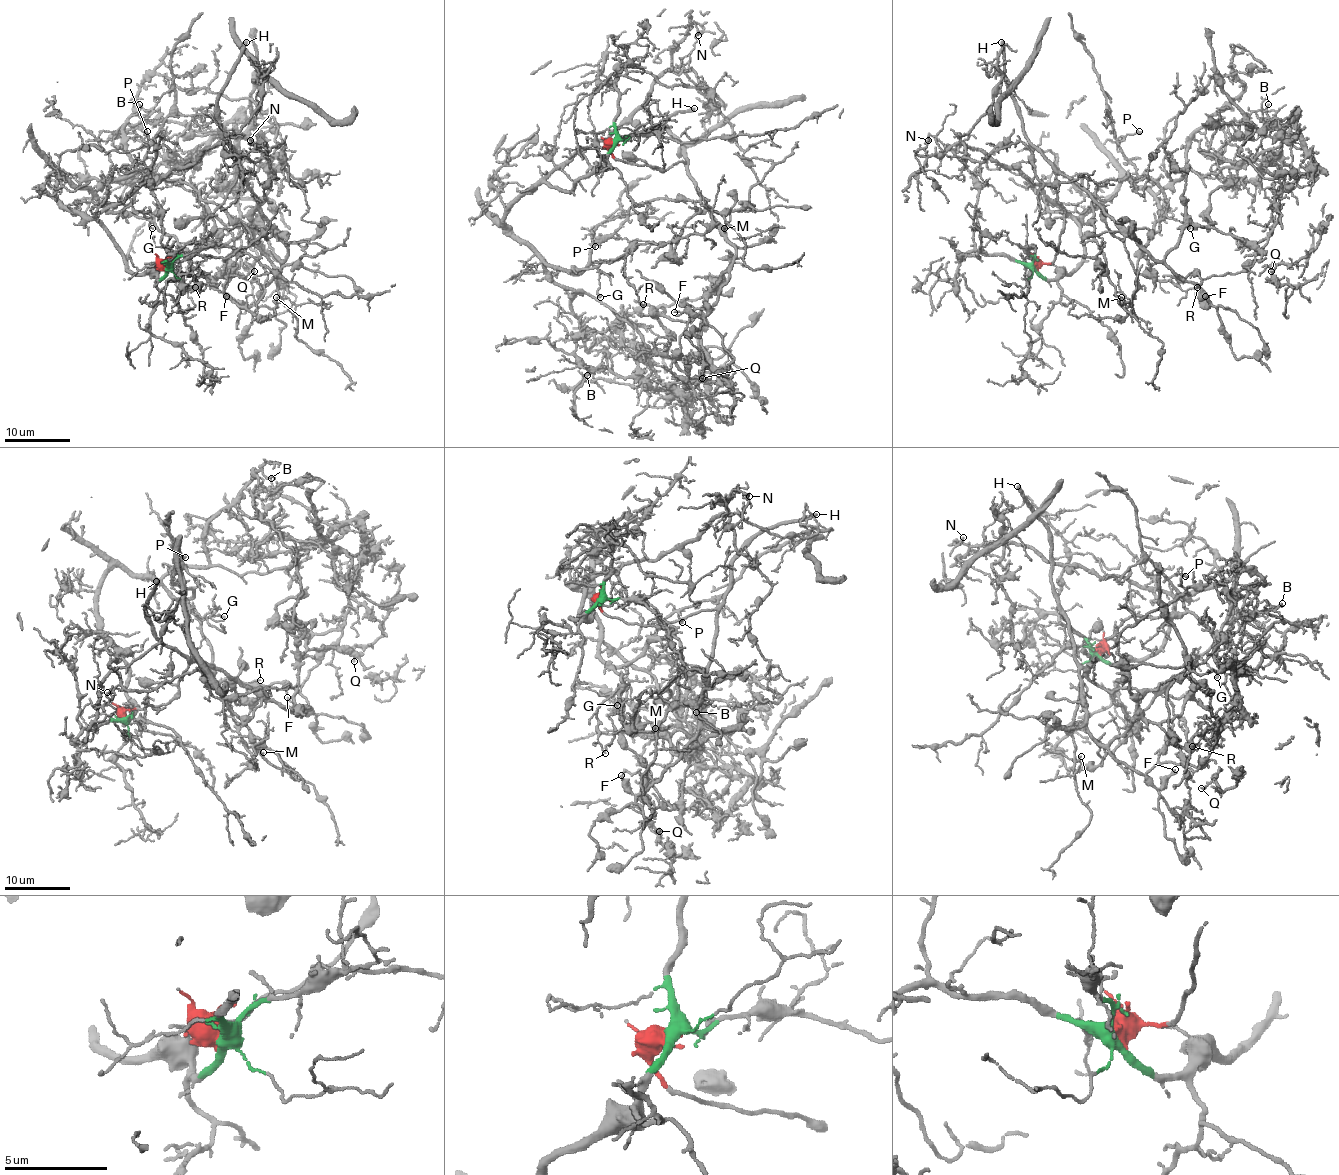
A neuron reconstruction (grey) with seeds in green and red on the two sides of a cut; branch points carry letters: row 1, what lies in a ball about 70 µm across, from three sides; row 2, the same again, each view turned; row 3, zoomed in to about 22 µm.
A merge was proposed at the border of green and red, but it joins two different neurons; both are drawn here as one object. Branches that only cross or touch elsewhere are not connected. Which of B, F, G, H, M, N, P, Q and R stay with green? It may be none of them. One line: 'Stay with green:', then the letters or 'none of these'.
Stay with green: B, G, M, N, P, R

